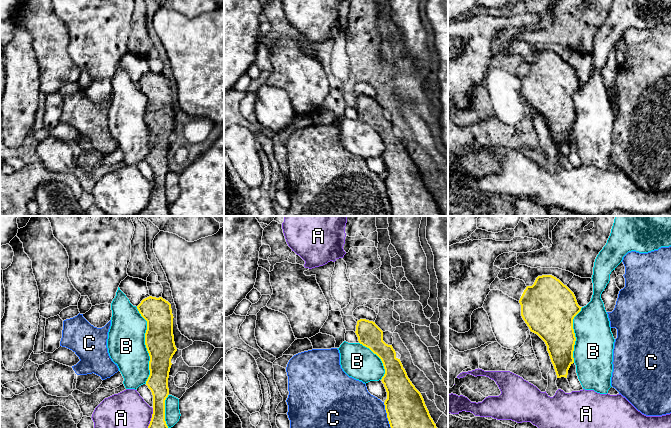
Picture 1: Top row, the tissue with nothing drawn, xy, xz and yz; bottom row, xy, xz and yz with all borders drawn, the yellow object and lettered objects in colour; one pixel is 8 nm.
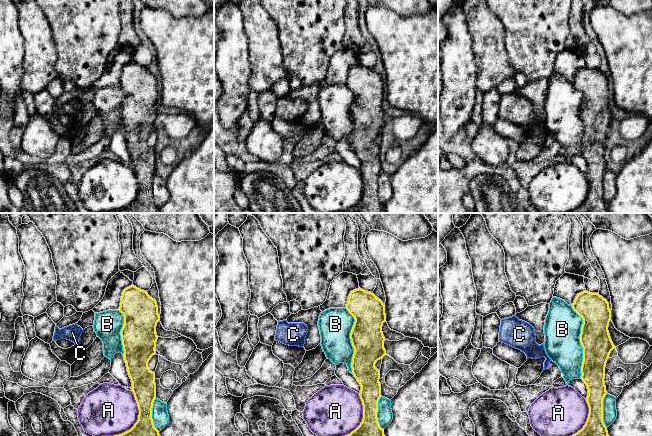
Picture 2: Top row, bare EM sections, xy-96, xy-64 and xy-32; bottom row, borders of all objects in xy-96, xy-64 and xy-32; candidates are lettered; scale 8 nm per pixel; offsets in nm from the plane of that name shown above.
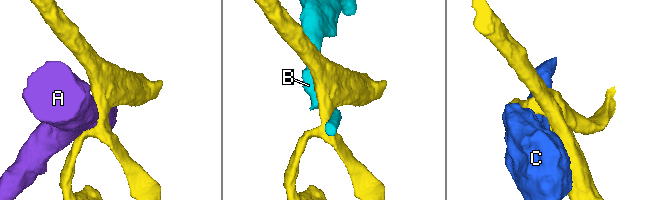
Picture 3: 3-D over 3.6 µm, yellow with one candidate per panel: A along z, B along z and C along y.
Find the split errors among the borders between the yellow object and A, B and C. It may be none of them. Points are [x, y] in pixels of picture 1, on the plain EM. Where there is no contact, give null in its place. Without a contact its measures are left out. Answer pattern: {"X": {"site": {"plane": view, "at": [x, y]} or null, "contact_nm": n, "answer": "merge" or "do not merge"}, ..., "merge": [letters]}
{"A": {"site": {"plane": "yz", "at": [566, 209]}, "contact_nm": 320, "answer": "do not merge"}, "B": {"site": {"plane": "xy", "at": [145, 120]}, "contact_nm": 600, "answer": "do not merge"}, "C": {"site": {"plane": "xz", "at": [388, 196]}, "contact_nm": 320, "answer": "do not merge"}, "merge": []}

